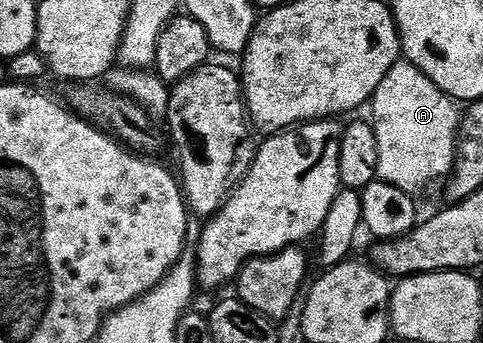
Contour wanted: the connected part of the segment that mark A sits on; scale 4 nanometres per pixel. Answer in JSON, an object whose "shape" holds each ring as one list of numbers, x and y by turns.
{"shape":[[398,61,382,77,382,85,373,93,370,100,372,116,370,122,378,141,378,169,379,182,389,183,402,189,407,195,419,196,419,191,427,189,431,183,447,180,452,173,452,166,456,164,456,137,460,133,462,107,457,100,451,99,422,69,407,61]]}

